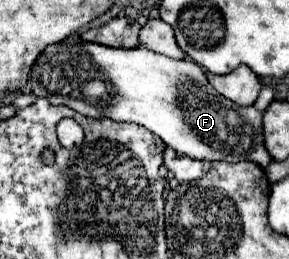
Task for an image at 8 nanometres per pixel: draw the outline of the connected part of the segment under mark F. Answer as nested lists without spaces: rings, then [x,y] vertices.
[[[64,40],[60,44],[48,46],[32,66],[30,76],[32,94],[38,98],[46,98],[52,104],[68,106],[90,118],[110,118],[118,122],[136,122],[154,132],[166,146],[170,146],[176,154],[184,154],[198,160],[224,160],[224,162],[244,162],[250,160],[258,164],[262,170],[268,168],[272,156],[266,152],[264,136],[262,136],[262,116],[256,106],[238,106],[220,96],[206,80],[204,68],[200,68],[194,60],[172,60],[168,56],[156,54],[144,46],[134,50],[126,48],[108,48],[92,42],[74,42]]]

